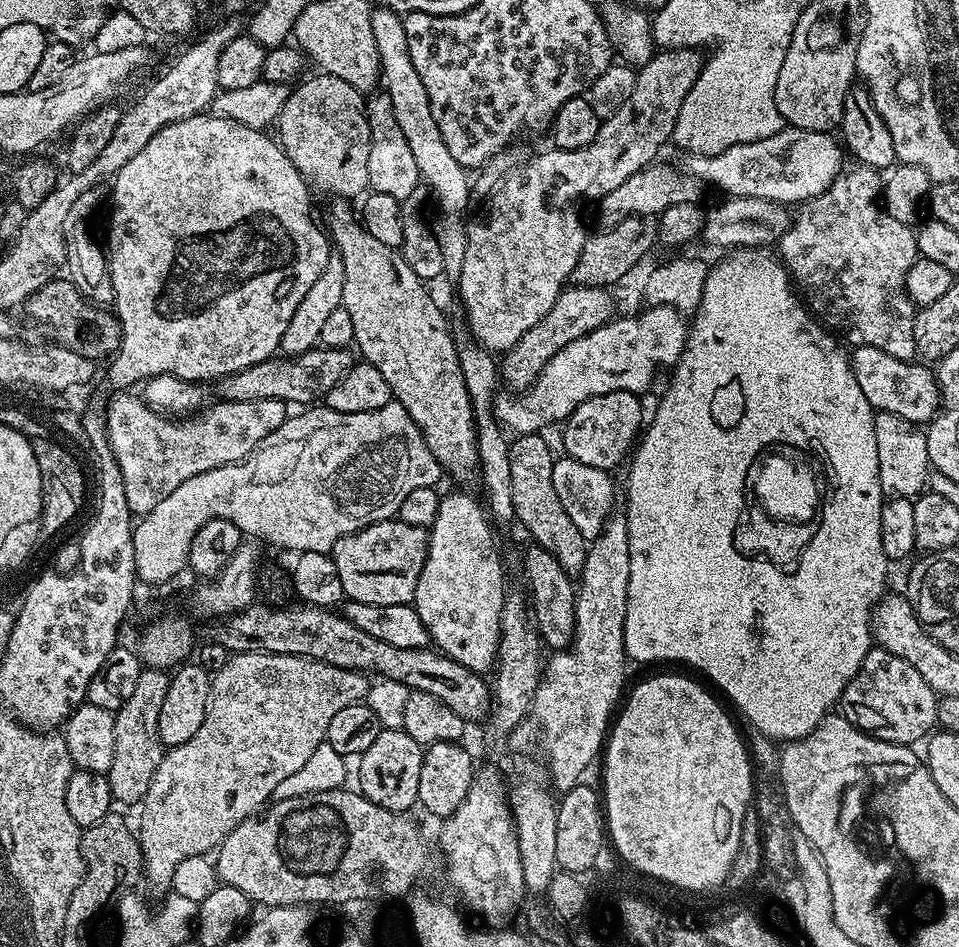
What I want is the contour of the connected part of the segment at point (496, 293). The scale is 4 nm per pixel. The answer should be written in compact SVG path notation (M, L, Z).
M672 48L657 51L650 58L650 62L639 65L636 81L634 82L634 90L630 94L630 98L615 114L603 120L598 130L598 135L594 138L594 142L590 142L590 146L582 146L578 150L562 150L555 146L549 147L549 152L540 152L533 160L526 161L521 168L516 168L513 172L511 169L504 179L496 185L496 189L486 200L488 217L480 216L476 221L471 221L468 224L466 258L462 261L462 274L458 281L460 300L464 303L465 314L468 315L468 328L472 331L470 336L473 341L481 347L487 348L492 354L503 354L509 352L516 345L518 338L522 338L522 334L526 334L526 330L530 330L530 326L538 326L538 322L542 322L544 315L552 309L554 302L569 283L571 274L576 269L576 263L580 261L580 256L584 253L584 244L589 238L589 233L587 231L584 232L584 220L580 217L584 212L584 207L587 204L595 205L603 196L610 194L610 190L618 190L618 186L622 186L622 182L626 182L626 178L643 172L649 164L659 157L656 155L663 150L664 143L669 143L672 140L672 131L678 122L678 114L682 110L682 102L686 102L686 94L690 94L698 74L704 69L705 57L700 55L701 53L695 48Z

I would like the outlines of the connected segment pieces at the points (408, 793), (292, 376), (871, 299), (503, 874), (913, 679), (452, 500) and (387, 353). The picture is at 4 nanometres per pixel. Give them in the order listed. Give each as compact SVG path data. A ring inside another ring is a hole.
M381 729L369 750L366 750L358 763L358 790L368 801L391 812L407 813L417 805L418 781L421 774L423 745L415 742L404 729Z
M312 348L301 356L263 360L246 370L215 381L214 388L221 401L234 403L258 400L283 400L288 406L312 406L323 401L325 394L352 369L354 357L348 348Z
M863 166L852 167L841 172L840 177L822 194L805 200L803 204L795 209L794 215L791 217L789 229L782 234L778 241L778 247L780 247L778 256L784 267L787 268L788 275L793 285L798 289L799 295L803 297L807 307L811 309L816 319L819 320L821 324L827 326L833 333L839 334L841 337L844 335L852 346L872 346L877 350L885 351L886 354L893 358L915 361L917 359L917 354L916 347L914 346L914 318L916 317L918 308L908 296L908 291L906 290L904 283L906 282L906 274L910 270L910 266L918 258L916 234L909 225L898 222L898 218L894 218L888 212L884 211L882 207L881 173L874 168L865 168Z
M473 779L470 790L462 802L462 806L458 806L458 810L454 810L454 814L443 817L441 824L444 824L440 828L440 848L444 851L444 860L442 856L442 864L445 864L445 866L448 867L448 880L452 883L453 890L460 895L461 902L464 903L474 915L481 916L481 918L485 920L483 923L487 925L489 929L507 929L509 925L511 925L508 923L511 922L512 915L514 915L516 911L516 915L521 911L522 905L525 903L524 896L526 897L524 879L522 878L522 862L520 855L518 854L518 838L516 837L516 829L512 820L504 820L504 812L484 812L484 780Z
M874 646L866 654L858 674L854 674L854 678L841 694L838 708L842 715L860 731L866 732L870 736L877 736L880 740L889 740L891 744L912 746L915 745L915 740L923 741L937 727L937 701L937 692L926 684L922 675L918 674L910 663L896 654L892 654L890 650Z
M468 492L441 495L438 518L428 529L428 557L418 578L414 607L418 618L422 618L422 626L426 626L429 641L440 652L466 666L471 672L488 674L493 671L496 651L500 645L500 619L506 585L500 548L496 545L495 534L492 533L493 521L485 505L477 500Z
M336 198L331 201L332 205L328 208L328 224L326 223L326 232L330 237L331 243L334 245L335 251L342 258L342 306L350 313L352 325L354 325L354 344L360 347L360 352L367 363L372 364L382 373L382 378L386 378L386 382L392 391L392 399L397 400L406 410L406 414L410 414L410 418L414 418L414 422L418 426L418 430L422 434L422 438L426 442L426 446L430 446L430 454L434 454L434 458L440 463L441 469L445 473L448 472L456 480L476 480L478 476L477 469L480 467L480 458L476 449L476 421L472 414L470 406L470 398L466 394L466 382L463 380L462 366L459 365L459 350L457 341L452 340L452 332L448 329L448 322L438 306L437 302L430 296L425 289L425 281L420 280L414 274L414 270L410 270L410 266L406 266L403 256L399 251L390 246L385 246L383 242L378 242L378 238L373 238L370 230L366 230L364 225L360 223L360 218L355 207L352 208L347 199Z

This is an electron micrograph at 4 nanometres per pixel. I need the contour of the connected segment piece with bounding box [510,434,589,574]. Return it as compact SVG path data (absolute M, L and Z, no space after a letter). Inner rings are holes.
M540 434L530 436L517 435L510 444L510 486L514 490L514 510L516 511L515 519L524 523L524 528L533 536L535 543L539 547L550 550L562 567L570 574L578 574L586 562L589 541L578 534L578 526L570 522L570 517L566 510L562 510L562 502L558 502L558 493L554 490L554 470L552 461L554 453L548 449L548 444L544 441L545 437Z

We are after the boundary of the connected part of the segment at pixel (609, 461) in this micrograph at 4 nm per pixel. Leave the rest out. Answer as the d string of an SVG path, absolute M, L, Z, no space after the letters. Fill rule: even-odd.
M615 392L595 396L579 404L562 424L563 455L578 462L586 462L586 466L605 470L613 470L612 468L618 467L620 463L623 465L629 459L646 424L646 412L644 416L640 400L641 397L635 392Z

